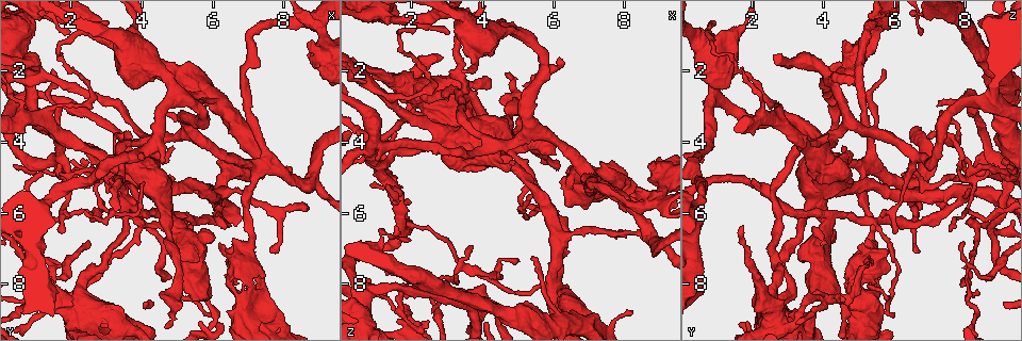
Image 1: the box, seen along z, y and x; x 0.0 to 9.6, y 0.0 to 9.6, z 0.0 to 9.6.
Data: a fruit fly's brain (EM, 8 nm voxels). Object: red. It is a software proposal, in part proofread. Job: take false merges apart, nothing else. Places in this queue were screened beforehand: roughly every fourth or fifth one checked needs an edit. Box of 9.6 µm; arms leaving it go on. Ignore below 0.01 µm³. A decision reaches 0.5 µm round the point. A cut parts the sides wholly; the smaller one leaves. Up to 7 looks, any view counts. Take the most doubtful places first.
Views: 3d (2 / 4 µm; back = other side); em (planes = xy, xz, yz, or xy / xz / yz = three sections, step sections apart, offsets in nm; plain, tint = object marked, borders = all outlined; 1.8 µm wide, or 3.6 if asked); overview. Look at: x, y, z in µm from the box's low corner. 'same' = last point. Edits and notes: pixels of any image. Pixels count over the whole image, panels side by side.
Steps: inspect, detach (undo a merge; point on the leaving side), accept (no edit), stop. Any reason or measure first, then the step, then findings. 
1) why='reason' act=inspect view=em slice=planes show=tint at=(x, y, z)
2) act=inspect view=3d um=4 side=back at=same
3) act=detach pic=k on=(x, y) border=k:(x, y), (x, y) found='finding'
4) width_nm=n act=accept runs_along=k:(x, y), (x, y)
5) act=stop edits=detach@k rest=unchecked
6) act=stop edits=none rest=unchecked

why='abrupt turn' act=inspect view=em um=3.6 slice=planes show=tint at=(4.15, 6.45, 8.70)

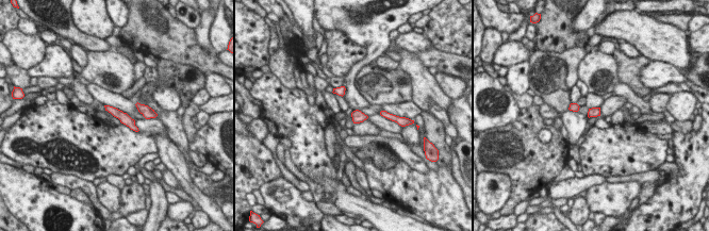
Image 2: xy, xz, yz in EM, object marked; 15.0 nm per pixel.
act=accept found='all the same cell'

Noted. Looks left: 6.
why='calibre changes' act=inspect view=em slice=planes show=tint at=(6.00, 5.40, 8.20)

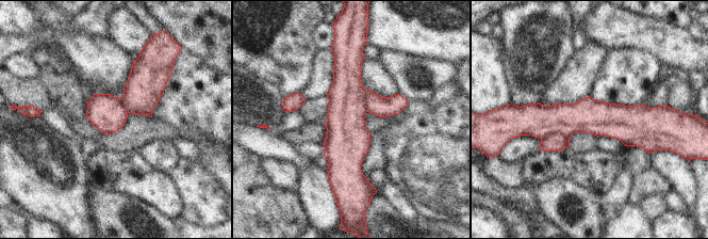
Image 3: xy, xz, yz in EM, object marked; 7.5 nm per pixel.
act=detach pic=3 on=(553, 142) border=3:(569, 136), (548, 133), (541, 139) found='two cells meet here'

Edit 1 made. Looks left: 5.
why='abrupt turn' act=inspect view=em slice=planes show=plain at=(7.10, 0.90, 5.20)

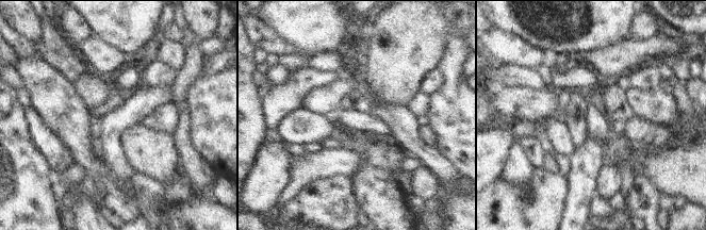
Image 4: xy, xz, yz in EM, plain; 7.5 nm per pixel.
why='where the object lies' act=inspect view=em slice=planes show=tint at=same

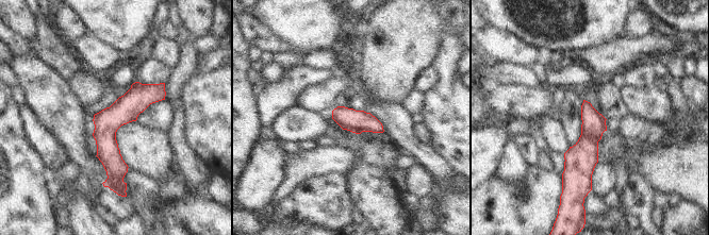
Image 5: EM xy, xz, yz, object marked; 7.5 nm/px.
act=accept runs_along=5:(162, 85), (110, 127), (118, 181) found='continuous, no second cell'

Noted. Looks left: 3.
act=stop edits=detach@3 rest=unchecked

